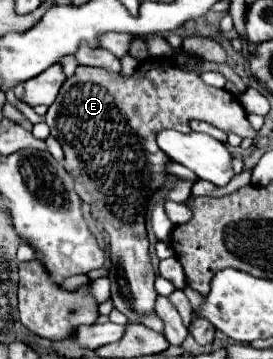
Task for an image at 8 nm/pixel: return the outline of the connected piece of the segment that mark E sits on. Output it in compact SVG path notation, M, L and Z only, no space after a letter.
M149 57L141 63L131 77L79 65L75 75L63 83L55 103L45 115L51 135L63 147L63 163L75 179L77 195L91 205L93 219L103 223L109 235L111 301L131 323L143 315L151 315L157 299L145 229L145 207L151 195L165 185L171 159L159 151L155 135L163 129L191 133L189 119L203 119L239 137L255 139L257 135L237 95L205 85L197 71L179 67L171 59Z

